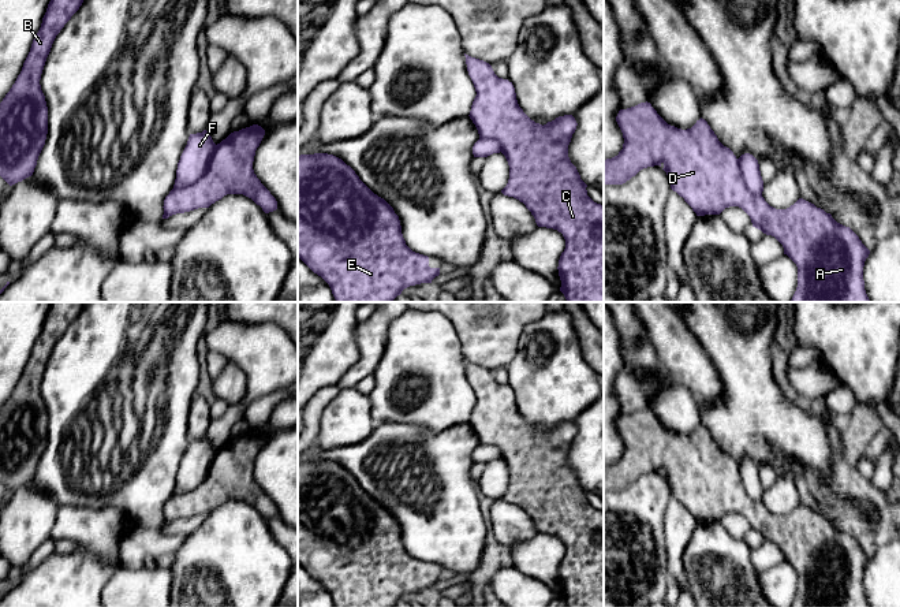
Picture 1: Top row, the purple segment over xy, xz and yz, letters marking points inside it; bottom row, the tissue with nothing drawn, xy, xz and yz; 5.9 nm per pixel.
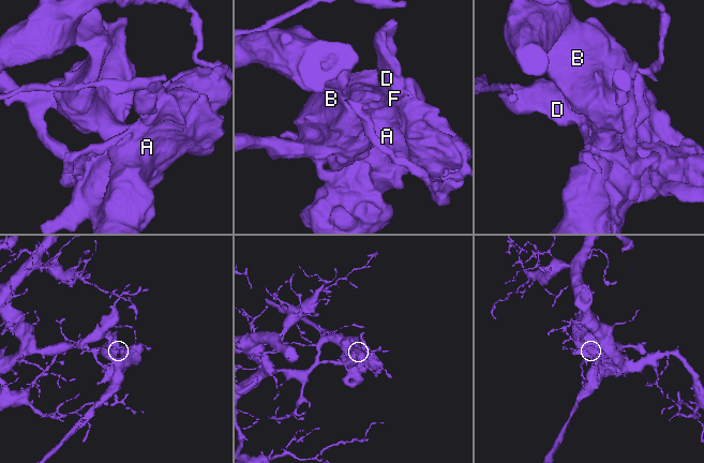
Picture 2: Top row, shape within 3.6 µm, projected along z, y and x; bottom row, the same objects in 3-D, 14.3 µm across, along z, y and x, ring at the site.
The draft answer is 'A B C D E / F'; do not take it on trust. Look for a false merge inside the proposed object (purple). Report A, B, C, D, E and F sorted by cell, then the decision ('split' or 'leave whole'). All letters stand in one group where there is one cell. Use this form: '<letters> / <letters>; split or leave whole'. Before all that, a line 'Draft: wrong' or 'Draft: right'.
Draft: right
A B C D E / F; split

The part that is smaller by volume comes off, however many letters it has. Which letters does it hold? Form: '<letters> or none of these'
A, B, C, D, E

